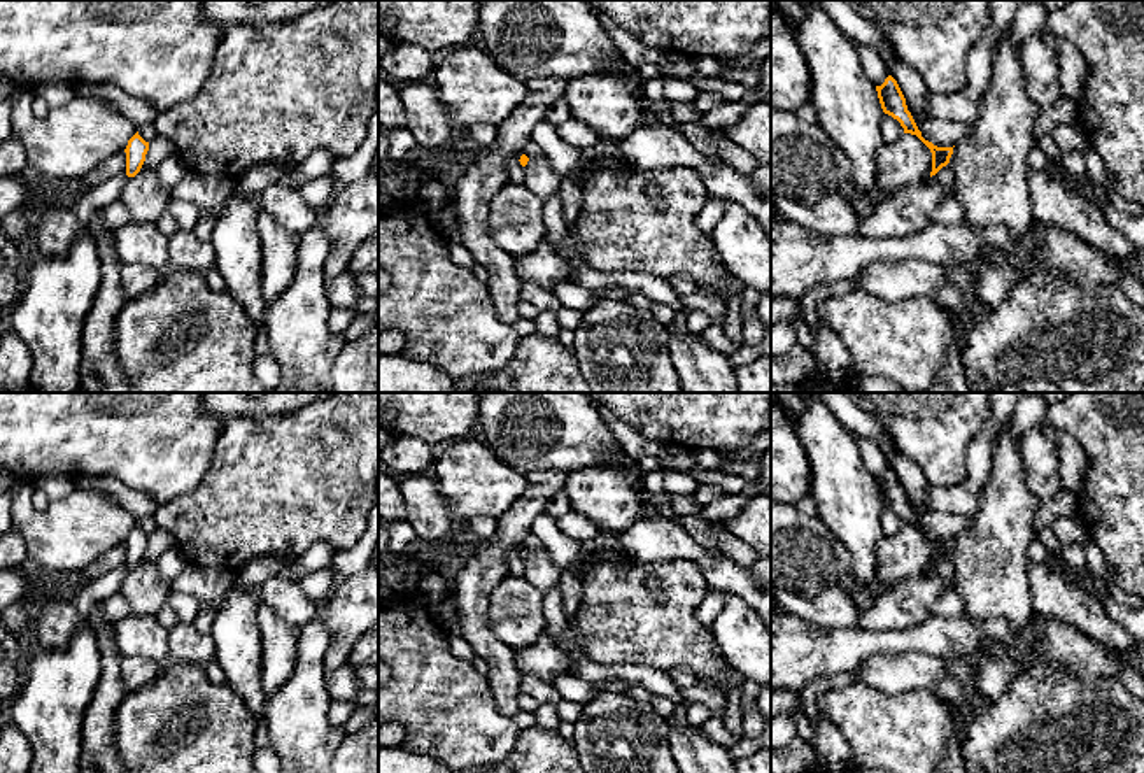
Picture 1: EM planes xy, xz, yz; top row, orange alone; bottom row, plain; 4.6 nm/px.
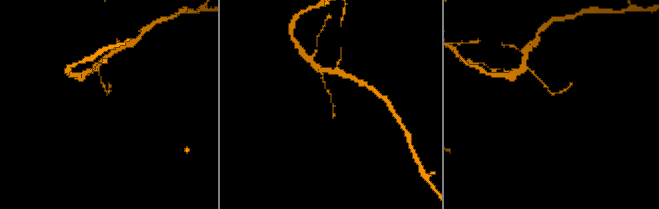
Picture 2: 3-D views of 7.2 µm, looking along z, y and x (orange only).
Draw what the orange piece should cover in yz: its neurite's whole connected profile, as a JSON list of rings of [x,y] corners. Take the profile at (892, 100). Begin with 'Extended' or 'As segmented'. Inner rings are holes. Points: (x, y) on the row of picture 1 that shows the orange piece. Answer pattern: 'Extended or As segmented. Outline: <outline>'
As segmented. Outline: [[[888,75],[881,86],[876,86],[878,98],[885,114],[892,116],[900,123],[904,133],[916,135],[932,152],[932,172],[936,175],[943,167],[950,163],[953,147],[937,147],[922,137],[911,112],[907,110],[906,98],[897,84],[897,81]]]

